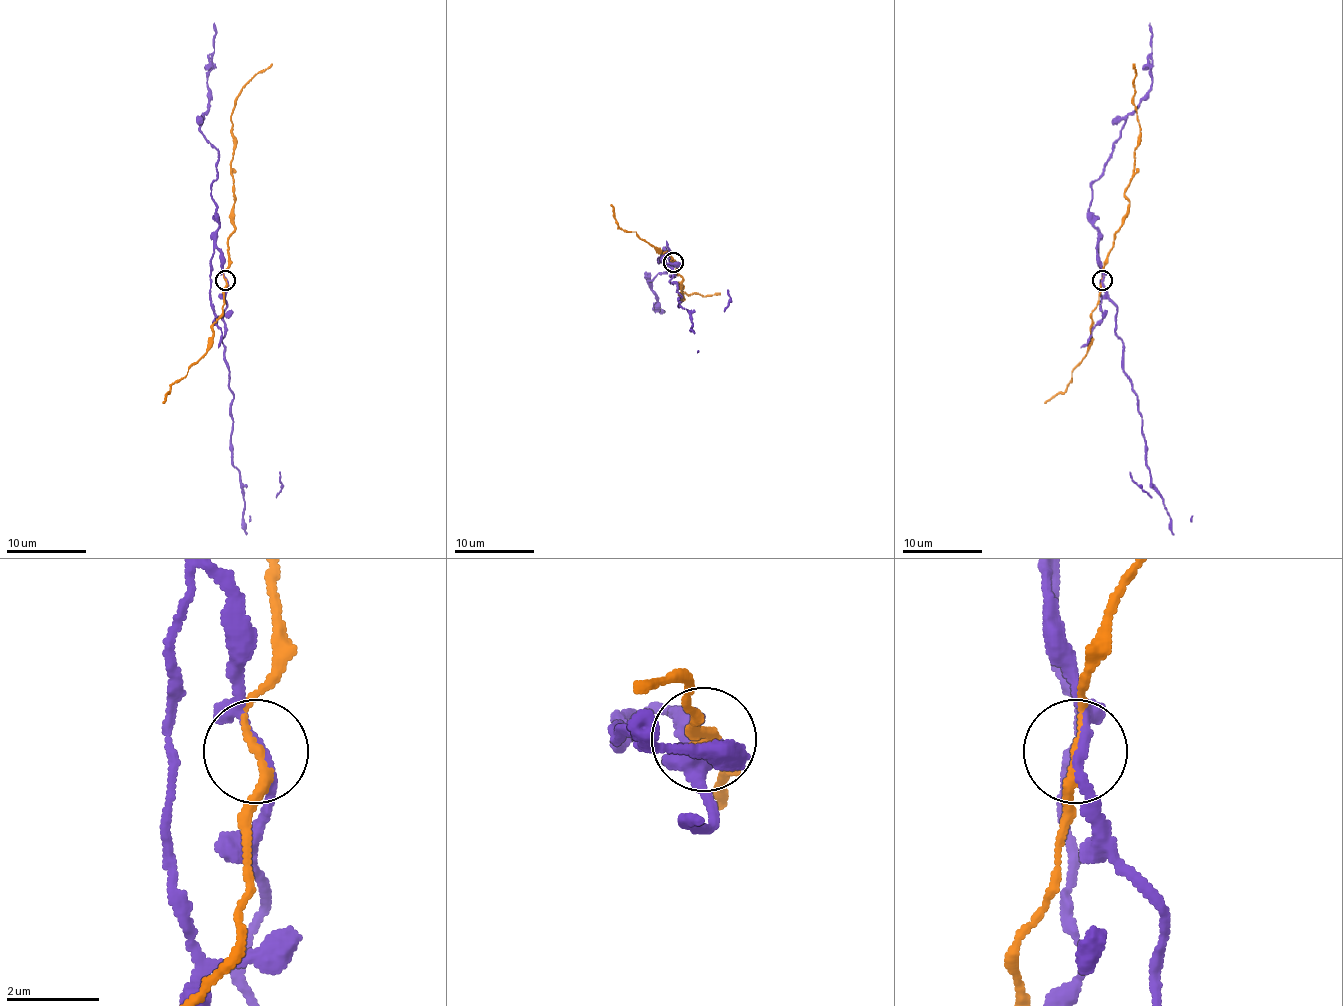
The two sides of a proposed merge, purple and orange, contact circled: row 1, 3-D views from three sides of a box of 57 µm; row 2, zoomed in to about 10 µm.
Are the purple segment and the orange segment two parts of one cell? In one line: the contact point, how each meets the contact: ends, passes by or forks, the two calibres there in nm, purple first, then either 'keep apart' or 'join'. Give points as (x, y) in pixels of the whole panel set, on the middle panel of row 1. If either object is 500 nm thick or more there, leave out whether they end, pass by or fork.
(673, 262) | purple forks | orange passes by | 160/160 nm | keep apart

